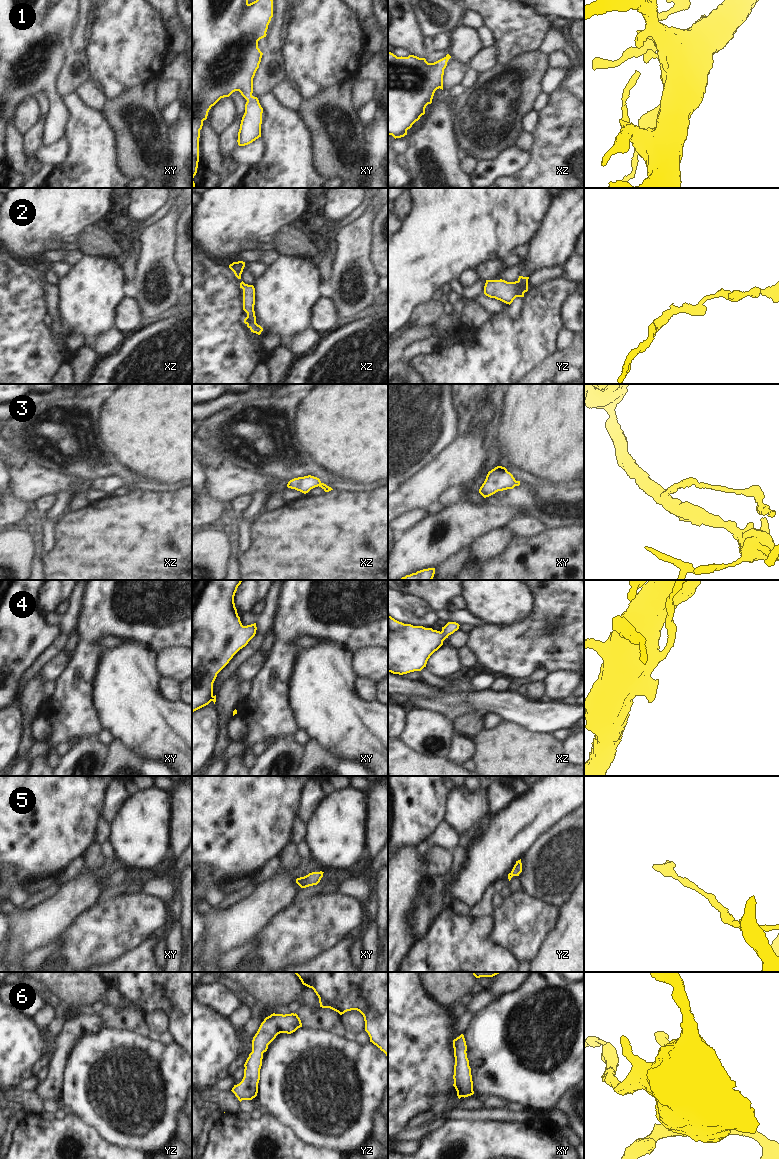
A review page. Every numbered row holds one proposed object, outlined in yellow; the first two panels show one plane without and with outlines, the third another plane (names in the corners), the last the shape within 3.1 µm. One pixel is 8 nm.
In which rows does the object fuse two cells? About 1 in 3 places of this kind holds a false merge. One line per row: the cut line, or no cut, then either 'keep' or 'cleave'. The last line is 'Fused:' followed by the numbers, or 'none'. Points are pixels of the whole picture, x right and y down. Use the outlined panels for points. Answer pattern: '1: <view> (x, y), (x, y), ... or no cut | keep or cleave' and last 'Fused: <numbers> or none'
1: no cut | keep
2: yz (527, 281), (522, 284), (517, 282) | cleave
3: no cut | keep
4: no cut | keep
5: no cut | keep
6: no cut | keep
Fused: 2

